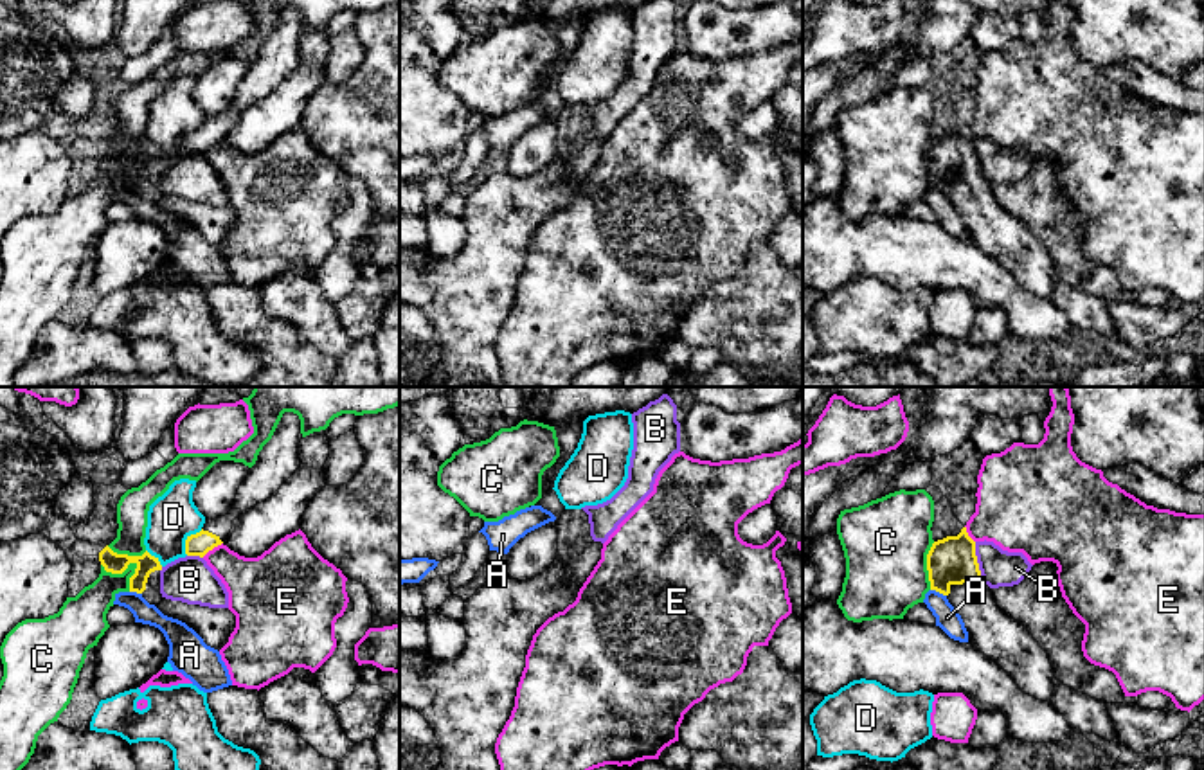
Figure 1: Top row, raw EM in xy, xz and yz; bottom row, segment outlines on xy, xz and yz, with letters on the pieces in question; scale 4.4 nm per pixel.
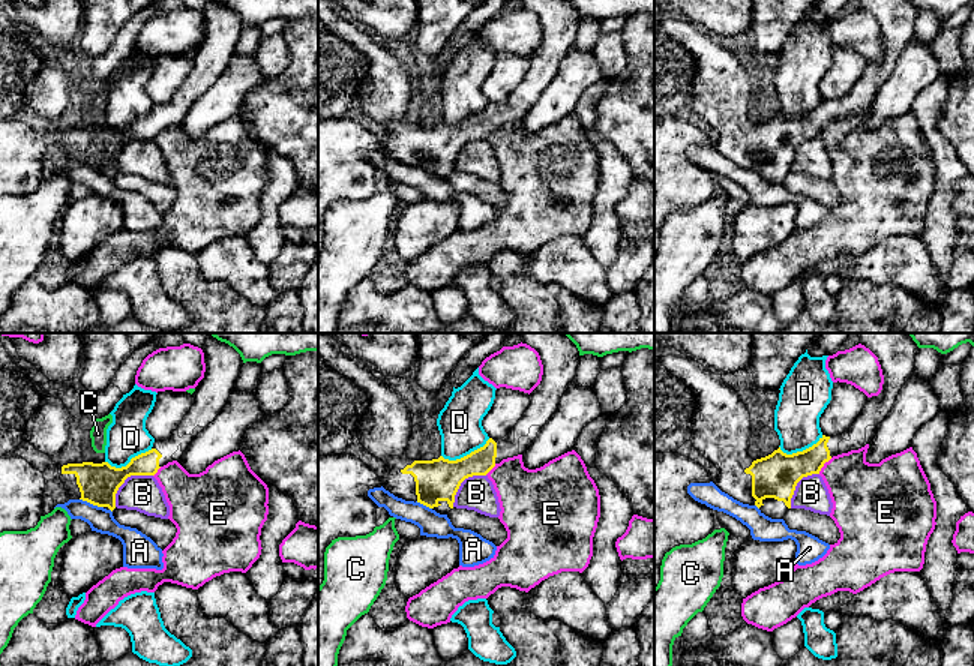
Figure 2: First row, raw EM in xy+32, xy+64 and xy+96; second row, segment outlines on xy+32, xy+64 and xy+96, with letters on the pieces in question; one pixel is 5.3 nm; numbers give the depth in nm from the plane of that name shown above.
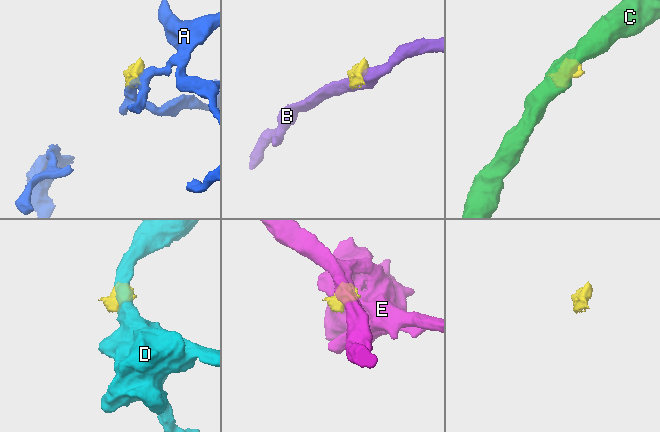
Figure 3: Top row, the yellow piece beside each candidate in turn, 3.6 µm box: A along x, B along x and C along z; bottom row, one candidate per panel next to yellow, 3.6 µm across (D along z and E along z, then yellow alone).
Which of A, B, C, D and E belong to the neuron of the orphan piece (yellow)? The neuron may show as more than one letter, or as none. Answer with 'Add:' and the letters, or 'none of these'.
Add: none of these

